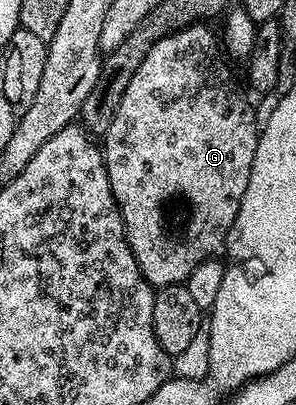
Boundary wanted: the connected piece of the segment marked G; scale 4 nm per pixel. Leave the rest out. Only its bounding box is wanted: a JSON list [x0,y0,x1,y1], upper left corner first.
[102,24,262,288]

